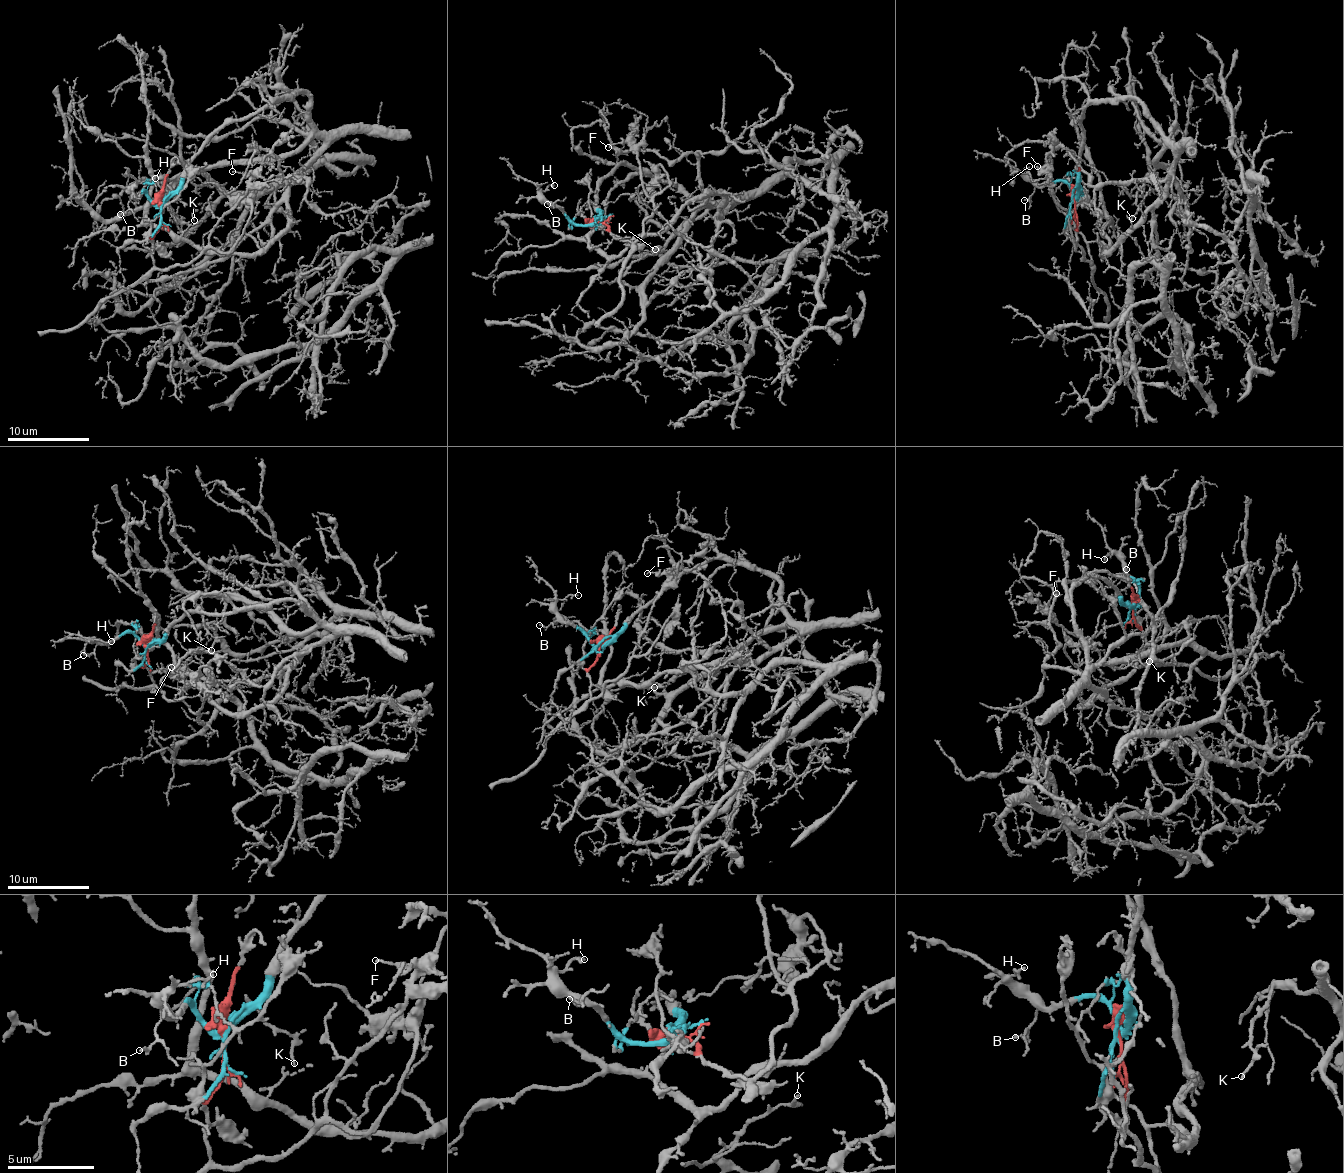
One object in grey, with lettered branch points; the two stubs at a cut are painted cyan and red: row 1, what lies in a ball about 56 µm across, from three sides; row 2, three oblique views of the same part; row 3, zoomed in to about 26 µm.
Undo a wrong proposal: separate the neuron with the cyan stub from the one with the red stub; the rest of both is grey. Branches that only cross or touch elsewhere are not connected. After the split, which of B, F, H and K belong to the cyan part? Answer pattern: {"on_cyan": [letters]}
{"on_cyan": ["B", "H", "K"]}

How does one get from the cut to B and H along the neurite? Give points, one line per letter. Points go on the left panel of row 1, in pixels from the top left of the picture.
B: (160, 206), (143, 190), (137, 198), (130, 198), (124, 213), (120, 213)
H: (160, 206), (142, 190), (136, 198), (133, 188), (138, 183), (155, 178)

